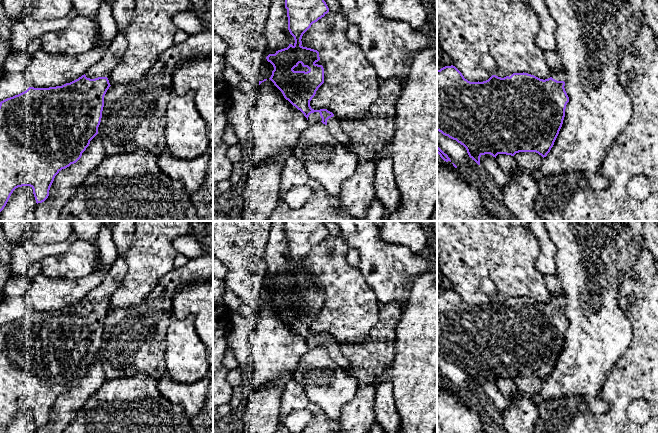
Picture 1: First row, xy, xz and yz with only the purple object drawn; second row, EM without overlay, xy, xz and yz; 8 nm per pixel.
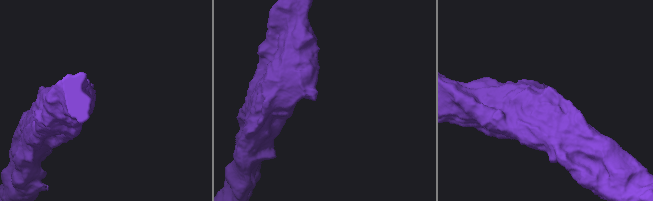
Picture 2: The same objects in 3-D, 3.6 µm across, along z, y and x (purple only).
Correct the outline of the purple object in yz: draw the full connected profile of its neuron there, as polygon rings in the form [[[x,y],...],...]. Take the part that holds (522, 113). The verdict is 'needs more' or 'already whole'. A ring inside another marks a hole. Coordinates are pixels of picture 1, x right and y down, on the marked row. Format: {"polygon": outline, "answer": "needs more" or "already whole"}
{"polygon": [[[445,66],[440,70],[437,70],[437,131],[463,145],[467,150],[469,157],[478,165],[480,165],[480,157],[485,154],[490,154],[496,158],[498,154],[514,156],[519,152],[536,152],[544,158],[553,147],[565,117],[565,109],[569,102],[569,97],[564,86],[565,75],[556,70],[551,70],[551,77],[545,80],[523,72],[513,73],[510,77],[506,76],[504,78],[492,75],[488,80],[483,82],[470,82],[464,78],[462,73],[455,66]]], "answer": "needs more"}

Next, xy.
{"polygon": [[[114,0],[111,7],[118,34],[103,57],[84,75],[62,86],[29,87],[0,102],[0,212],[13,191],[22,186],[33,189],[37,204],[44,202],[55,176],[76,163],[98,134],[104,96],[111,86],[107,77],[127,49],[124,31],[134,15],[135,0]]], "answer": "needs more"}

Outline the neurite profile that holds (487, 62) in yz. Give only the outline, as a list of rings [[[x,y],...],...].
[[[484,54],[482,55],[481,59],[480,59],[480,66],[491,72],[491,73],[495,73],[497,70],[497,63],[494,60],[494,58],[490,55],[490,54]]]

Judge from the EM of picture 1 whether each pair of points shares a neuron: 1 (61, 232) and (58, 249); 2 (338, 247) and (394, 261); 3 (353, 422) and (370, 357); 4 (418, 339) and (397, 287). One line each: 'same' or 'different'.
1: different
2: different
3: same
4: different

